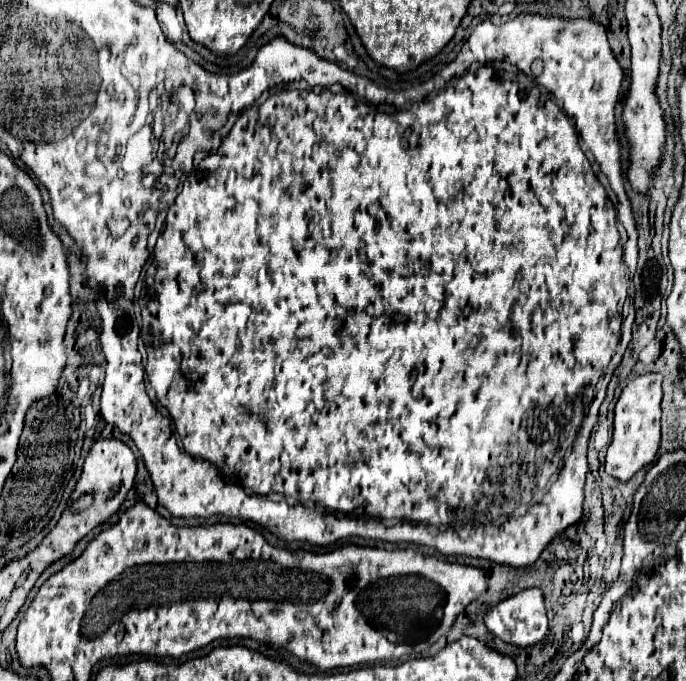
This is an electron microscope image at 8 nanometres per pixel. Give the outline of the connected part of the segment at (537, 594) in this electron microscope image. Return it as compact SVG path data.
M528 588L528 590L522 590L510 598L502 600L492 610L488 610L488 614L484 616L484 624L494 636L498 636L504 642L514 644L514 646L532 646L532 644L540 642L548 632L548 618L546 618L546 606L544 606L542 590L540 588Z

